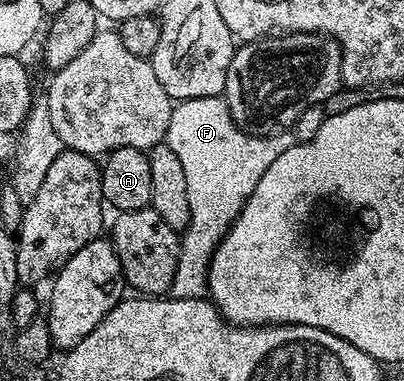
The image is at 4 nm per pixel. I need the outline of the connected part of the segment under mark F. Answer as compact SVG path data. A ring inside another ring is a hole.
M224 97L187 98L178 101L171 112L171 124L165 133L165 142L179 156L179 164L183 164L183 172L187 176L187 200L191 204L191 220L189 226L180 235L181 255L175 272L175 280L171 284L169 294L174 298L205 298L209 289L209 263L217 250L217 245L224 240L233 227L233 222L241 214L249 197L255 192L259 180L263 180L263 172L287 152L287 148L297 145L297 135L293 132L284 134L268 134L261 138L258 134L245 134L233 123Z

